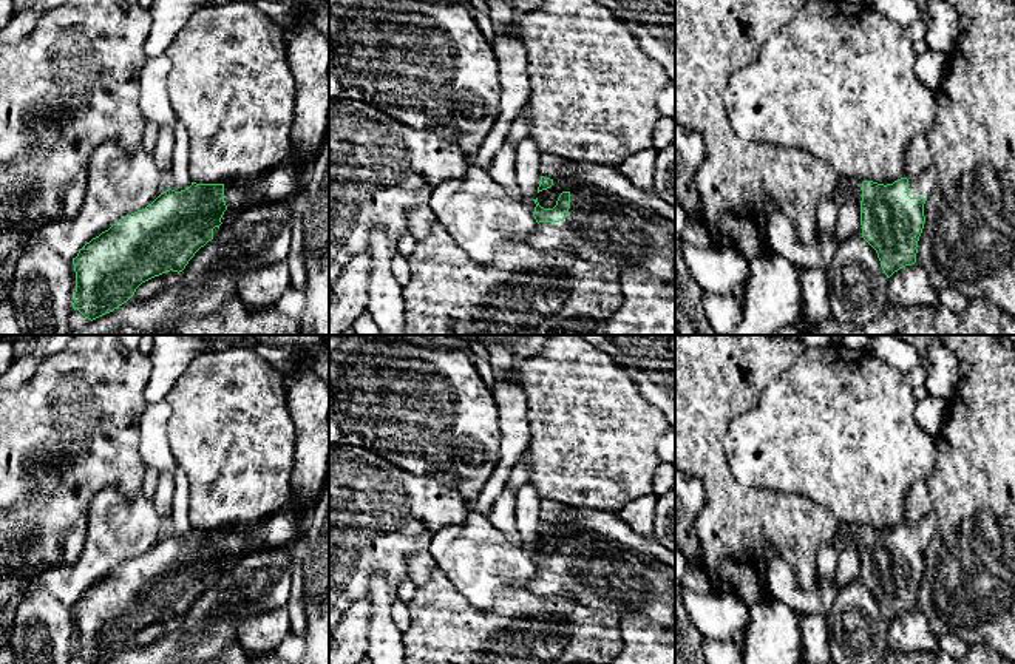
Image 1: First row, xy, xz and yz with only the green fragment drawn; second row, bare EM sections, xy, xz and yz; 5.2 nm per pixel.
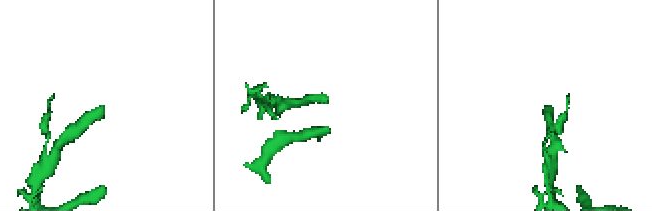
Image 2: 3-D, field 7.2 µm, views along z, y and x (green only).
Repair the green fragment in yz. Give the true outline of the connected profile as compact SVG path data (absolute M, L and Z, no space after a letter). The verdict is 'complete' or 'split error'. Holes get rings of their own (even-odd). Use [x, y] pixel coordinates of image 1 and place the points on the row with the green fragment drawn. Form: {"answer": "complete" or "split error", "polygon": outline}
{"answer": "split error", "polygon": "M925 170L915 179L893 184L862 182L862 238L876 250L887 278L916 263L924 229L924 204L935 187L936 171Z"}

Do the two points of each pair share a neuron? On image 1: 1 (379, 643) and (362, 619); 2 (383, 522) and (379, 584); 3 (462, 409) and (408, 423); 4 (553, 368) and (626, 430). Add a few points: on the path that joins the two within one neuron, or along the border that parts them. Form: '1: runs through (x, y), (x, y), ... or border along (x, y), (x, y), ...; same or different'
1: border along (366, 598), (373, 610), (368, 647); different
2: border along (394, 590), (377, 572), (371, 578), (366, 596); different
3: runs through (448, 414), (422, 414); same
4: runs through (572, 386), (607, 420); same

